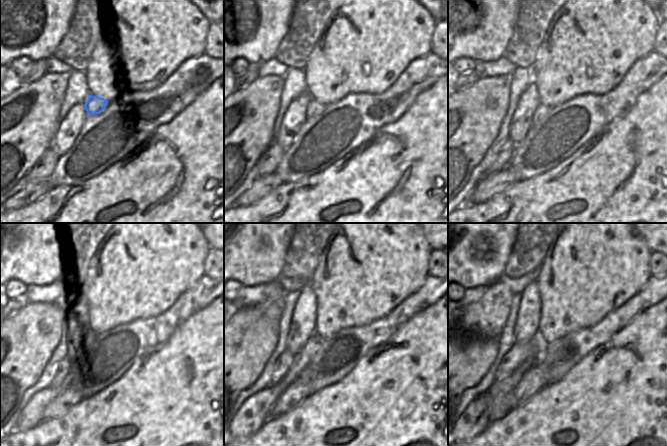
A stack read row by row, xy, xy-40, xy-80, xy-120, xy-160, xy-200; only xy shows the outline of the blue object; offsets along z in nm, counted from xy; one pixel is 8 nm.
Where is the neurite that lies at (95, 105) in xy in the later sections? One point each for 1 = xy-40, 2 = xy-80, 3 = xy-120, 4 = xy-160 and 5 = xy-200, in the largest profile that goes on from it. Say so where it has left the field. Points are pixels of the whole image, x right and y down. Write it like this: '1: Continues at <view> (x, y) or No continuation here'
1: Continues at xy-40 (315, 108)
2: Continues at xy-80 (541, 111)
3: Continues at xy-120 (32, 413)
4: Continues at xy-160 (255, 411)
5: Continues at xy-200 (475, 418)

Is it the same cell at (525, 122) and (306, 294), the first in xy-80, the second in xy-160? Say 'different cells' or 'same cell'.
same cell

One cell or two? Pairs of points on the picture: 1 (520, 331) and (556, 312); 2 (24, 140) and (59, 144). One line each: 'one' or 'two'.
1: two
2: two

